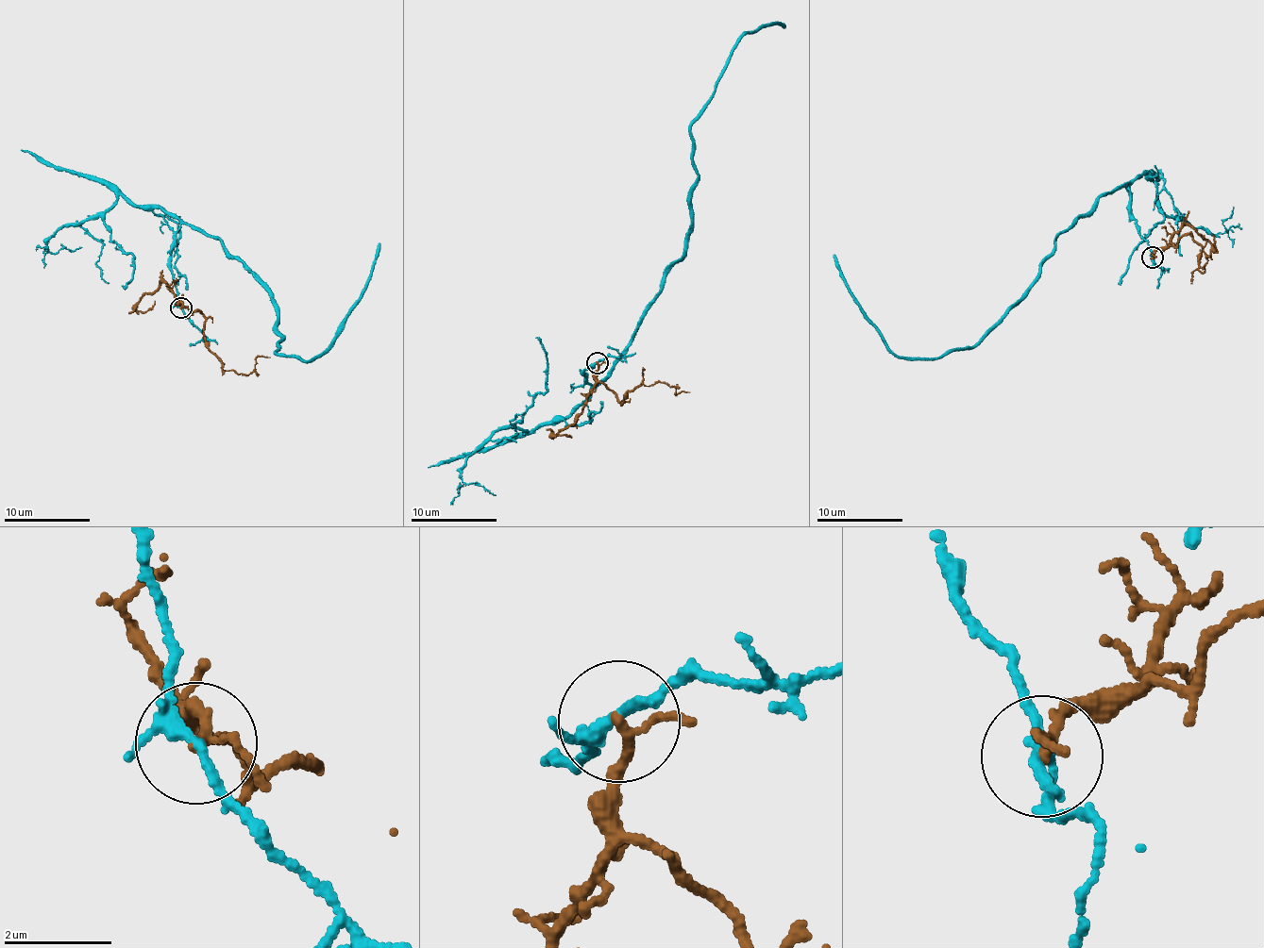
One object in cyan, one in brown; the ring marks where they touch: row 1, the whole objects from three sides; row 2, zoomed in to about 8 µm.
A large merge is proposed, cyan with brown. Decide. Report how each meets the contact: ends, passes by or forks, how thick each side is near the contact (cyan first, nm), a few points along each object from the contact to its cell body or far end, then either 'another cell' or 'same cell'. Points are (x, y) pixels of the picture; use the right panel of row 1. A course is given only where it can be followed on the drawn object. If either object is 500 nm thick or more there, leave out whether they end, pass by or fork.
cyan forks; brown passes by; calibres 180 and 160 nm; course cyan (1152, 257), (1130, 207), (1128, 183), (1059, 232), (1040, 277), (971, 345), (926, 359), (893, 355), (833, 254); course brown (1152, 257), (1189, 234), (1203, 246), (1199, 269), (1205, 271), (1204, 236); another cell

